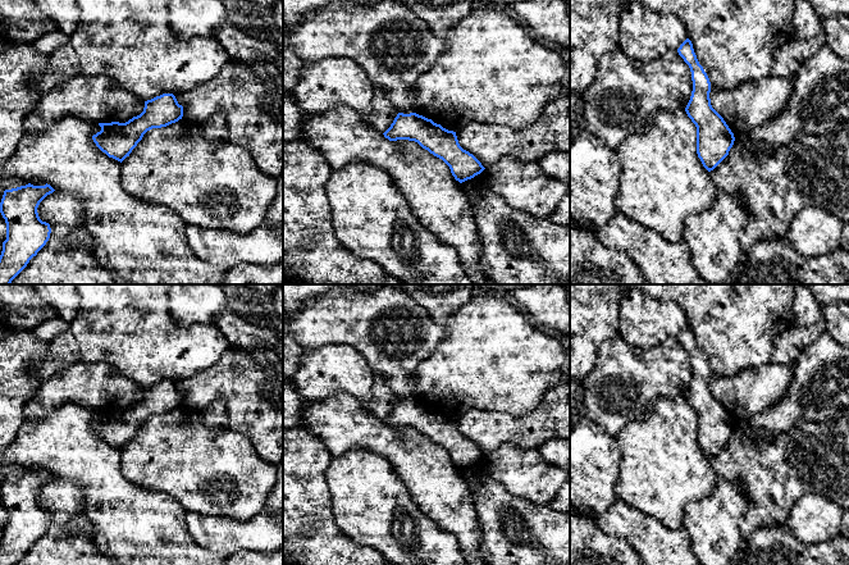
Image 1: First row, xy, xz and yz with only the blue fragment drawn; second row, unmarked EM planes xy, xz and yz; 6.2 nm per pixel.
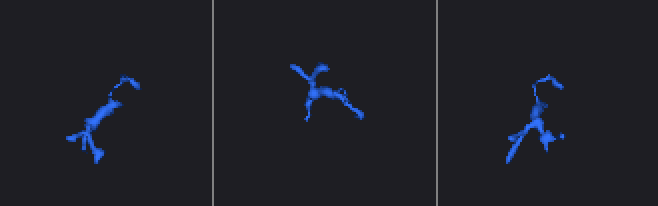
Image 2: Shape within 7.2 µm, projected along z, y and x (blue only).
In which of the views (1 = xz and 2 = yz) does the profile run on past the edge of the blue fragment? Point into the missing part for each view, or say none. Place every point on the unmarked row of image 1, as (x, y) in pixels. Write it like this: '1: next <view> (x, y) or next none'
1: next none
2: next none

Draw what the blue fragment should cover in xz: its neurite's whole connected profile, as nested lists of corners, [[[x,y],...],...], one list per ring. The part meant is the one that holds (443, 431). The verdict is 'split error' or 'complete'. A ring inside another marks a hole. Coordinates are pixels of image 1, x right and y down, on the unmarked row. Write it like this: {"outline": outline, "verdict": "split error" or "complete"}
{"outline": [[[398,400],[383,422],[389,428],[417,429],[423,436],[442,446],[460,470],[474,465],[485,456],[473,441],[460,433],[456,419],[416,400]]], "verdict": "complete"}

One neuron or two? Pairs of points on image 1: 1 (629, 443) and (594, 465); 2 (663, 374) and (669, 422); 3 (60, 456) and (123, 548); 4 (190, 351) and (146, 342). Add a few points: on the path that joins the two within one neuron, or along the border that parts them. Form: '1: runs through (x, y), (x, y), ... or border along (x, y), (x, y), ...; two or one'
1: border along (615, 437), (621, 455), (619, 479); two
2: border along (684, 395), (657, 396), (648, 405), (644, 418); two
3: runs through (85, 473), (118, 506), (122, 513), (122, 524); one
4: runs through (179, 347), (158, 347); one

